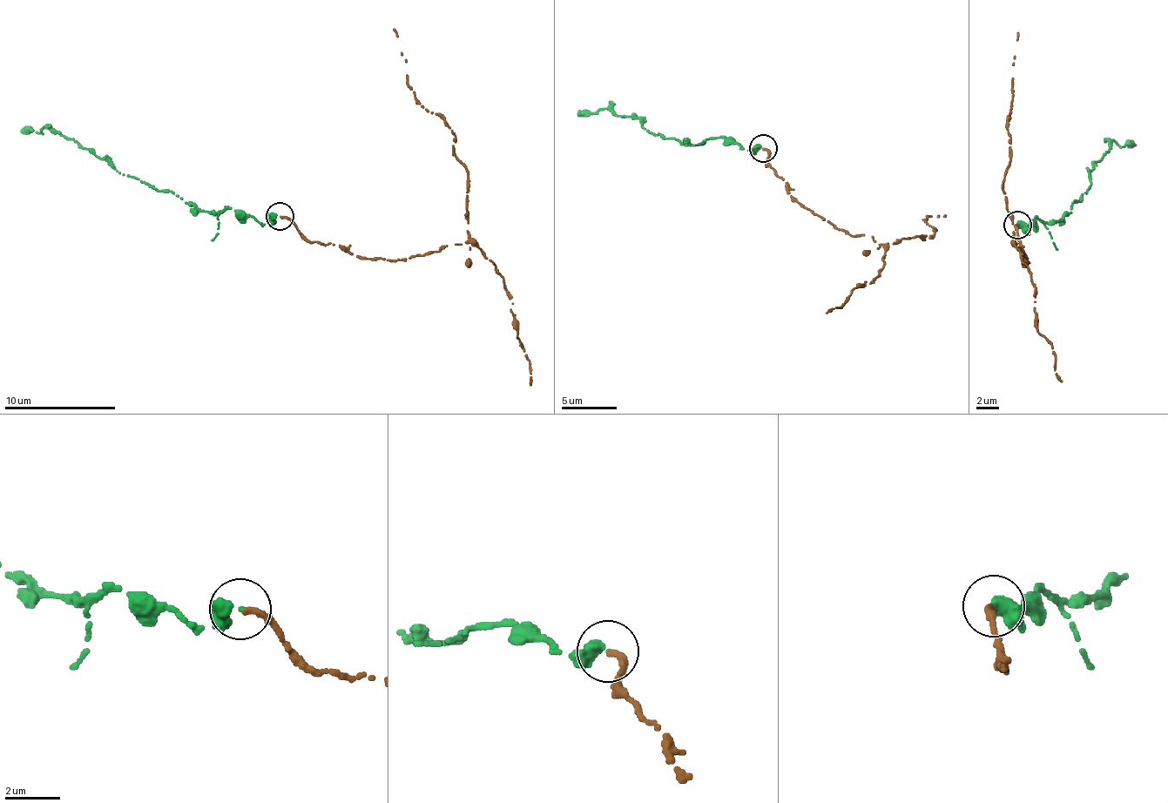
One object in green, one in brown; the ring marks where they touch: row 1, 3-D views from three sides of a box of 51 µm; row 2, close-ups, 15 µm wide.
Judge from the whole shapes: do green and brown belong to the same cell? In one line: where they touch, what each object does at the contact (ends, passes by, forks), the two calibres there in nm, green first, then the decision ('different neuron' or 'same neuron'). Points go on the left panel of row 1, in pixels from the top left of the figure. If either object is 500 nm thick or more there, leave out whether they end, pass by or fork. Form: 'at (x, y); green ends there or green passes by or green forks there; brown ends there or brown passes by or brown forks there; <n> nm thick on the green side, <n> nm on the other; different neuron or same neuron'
at (280, 216); green ends there; brown ends there; 360 nm thick on the green side, 240 nm on the other; same neuron

